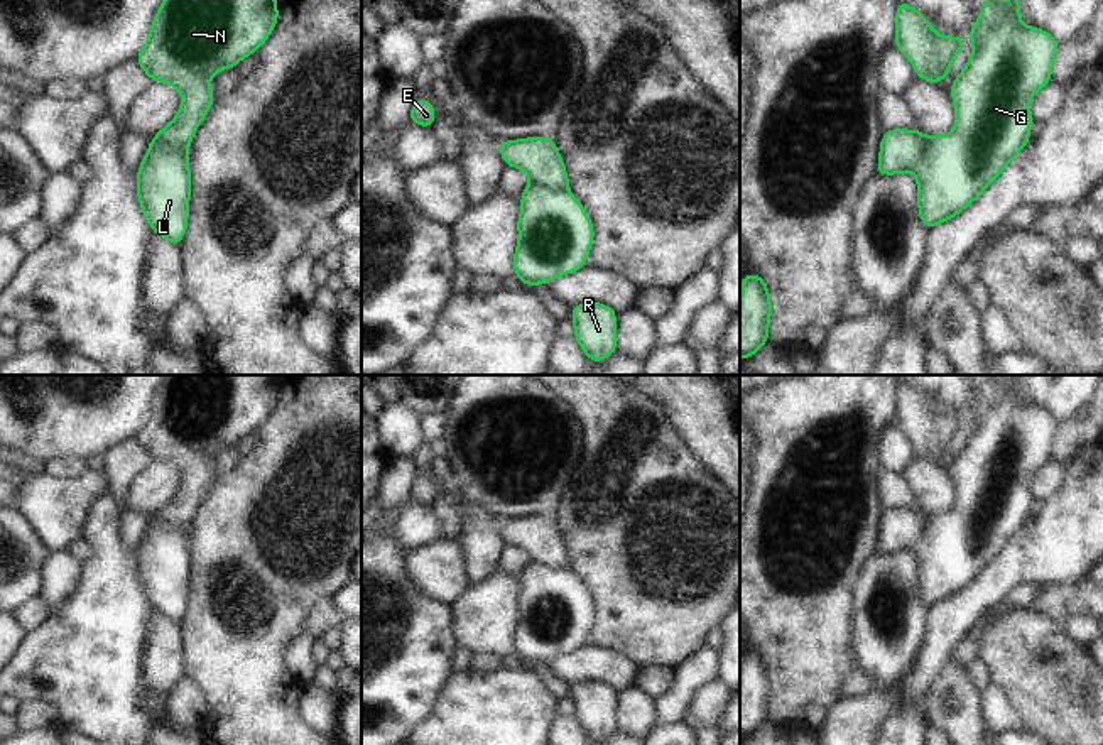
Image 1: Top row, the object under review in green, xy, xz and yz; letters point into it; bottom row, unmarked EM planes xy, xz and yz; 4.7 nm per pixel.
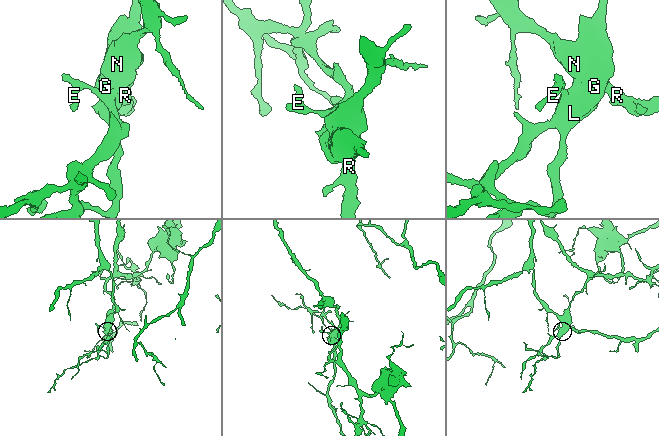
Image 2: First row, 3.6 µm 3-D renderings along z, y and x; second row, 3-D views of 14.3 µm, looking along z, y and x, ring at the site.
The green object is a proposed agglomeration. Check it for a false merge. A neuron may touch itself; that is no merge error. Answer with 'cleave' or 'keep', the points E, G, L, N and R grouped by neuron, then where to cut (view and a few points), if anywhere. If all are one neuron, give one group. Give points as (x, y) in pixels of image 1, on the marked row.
cleave | E N R / G L | xz (531, 183), (541, 188), (568, 191)

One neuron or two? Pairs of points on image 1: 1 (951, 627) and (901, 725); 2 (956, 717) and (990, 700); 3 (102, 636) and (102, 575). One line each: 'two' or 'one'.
1: two
2: two
3: one

